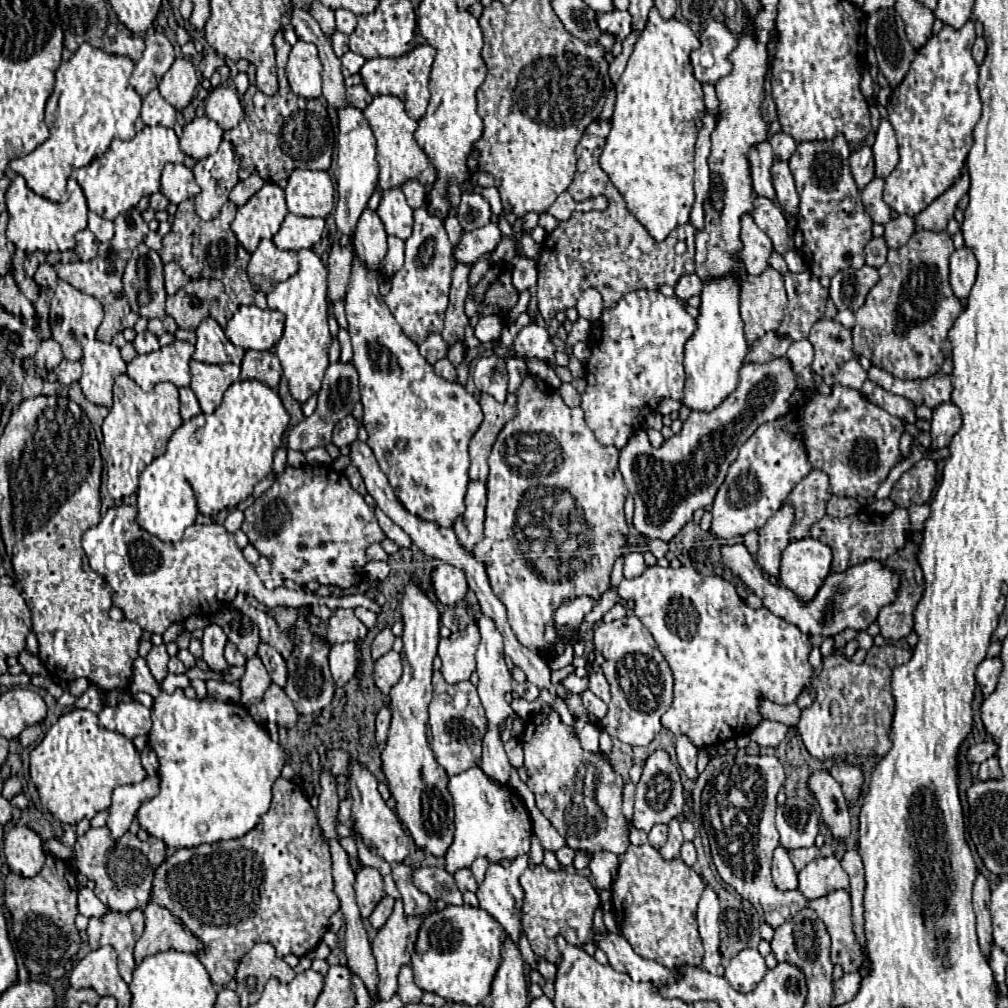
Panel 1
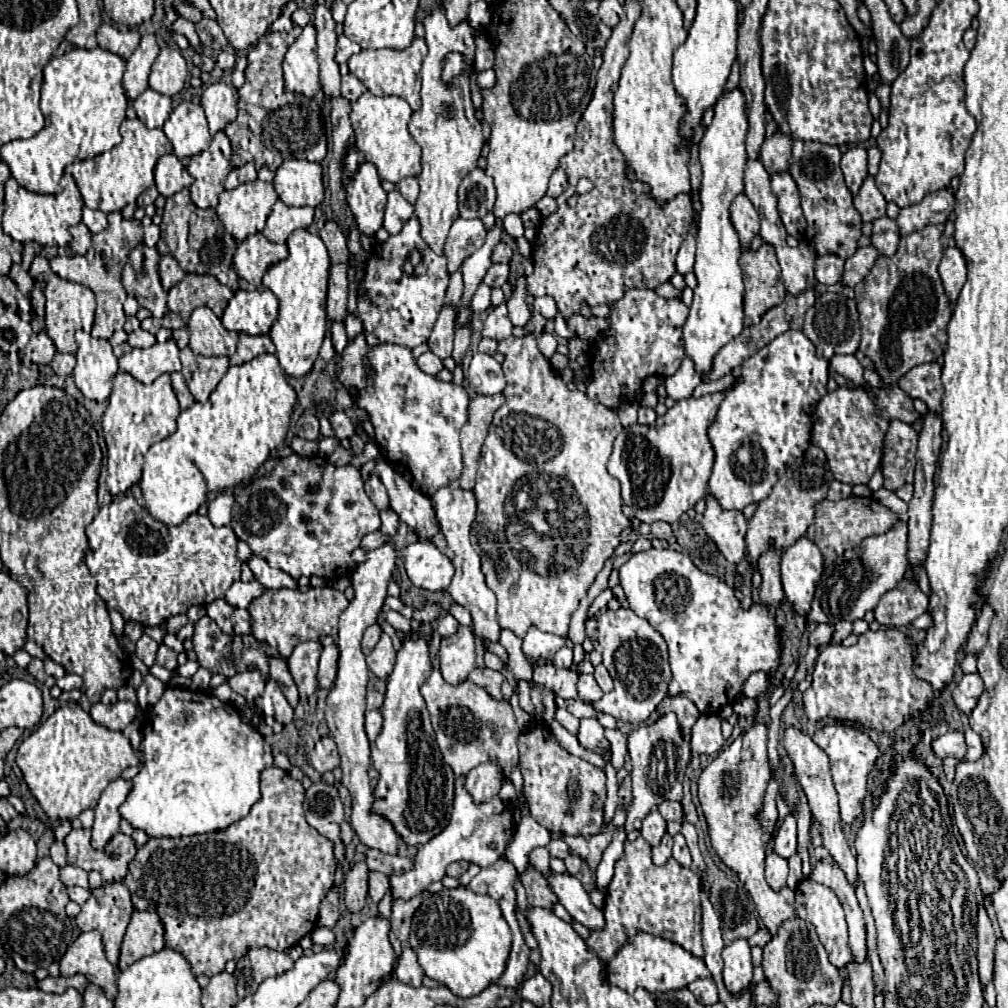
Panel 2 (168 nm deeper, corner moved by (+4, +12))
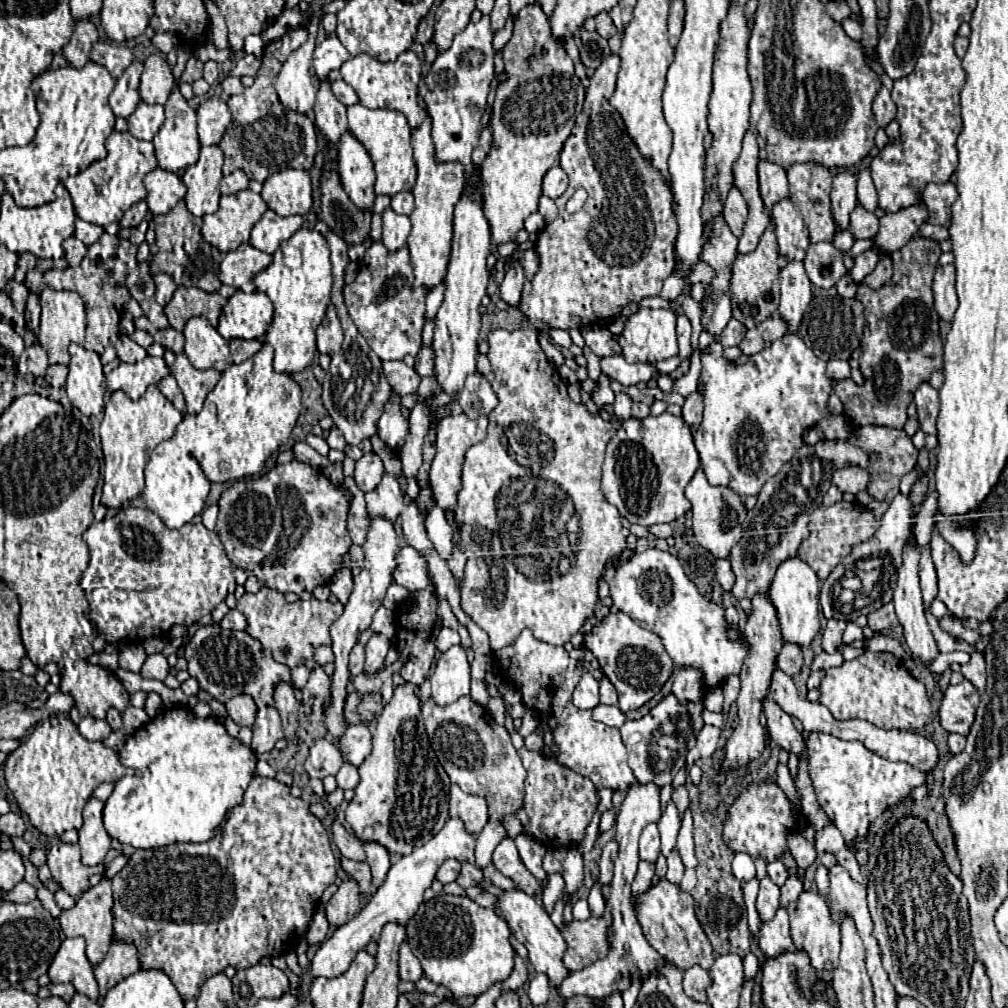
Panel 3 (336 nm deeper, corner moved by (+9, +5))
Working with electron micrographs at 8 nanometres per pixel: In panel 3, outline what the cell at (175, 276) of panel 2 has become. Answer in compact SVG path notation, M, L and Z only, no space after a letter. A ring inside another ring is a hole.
M163 272L157 274L157 276L153 276L153 280L155 280L155 286L157 286L155 298L157 298L157 302L159 302L161 306L165 306L165 304L171 300L177 284L173 282L173 278L171 278L169 274L163 274Z

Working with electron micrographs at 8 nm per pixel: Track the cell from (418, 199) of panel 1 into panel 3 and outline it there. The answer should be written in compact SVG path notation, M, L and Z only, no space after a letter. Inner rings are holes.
M399 192L399 194L391 196L391 208L397 214L409 216L413 212L413 194L411 192Z

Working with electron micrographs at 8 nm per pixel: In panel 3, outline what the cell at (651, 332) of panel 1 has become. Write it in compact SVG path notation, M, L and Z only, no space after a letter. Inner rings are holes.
M639 308L633 316L629 316L625 320L623 332L617 336L617 342L621 346L623 358L629 364L635 364L635 362L649 362L649 364L653 364L653 362L677 356L679 348L677 348L675 322L677 322L677 314L671 308L667 308L667 310L665 308L659 308L659 310Z

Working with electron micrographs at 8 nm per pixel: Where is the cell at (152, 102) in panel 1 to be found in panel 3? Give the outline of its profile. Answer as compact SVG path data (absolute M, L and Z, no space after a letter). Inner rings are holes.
M139 102L135 112L127 118L129 132L141 140L153 140L153 136L159 132L159 128L165 122L163 106L161 104L147 104Z

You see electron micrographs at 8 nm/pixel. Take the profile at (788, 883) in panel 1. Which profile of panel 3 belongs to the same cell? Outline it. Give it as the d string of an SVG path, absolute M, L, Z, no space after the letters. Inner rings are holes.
M765 876L761 880L759 896L757 896L757 910L759 910L761 920L771 920L773 918L773 914L779 908L779 894L781 894L779 886L769 876Z

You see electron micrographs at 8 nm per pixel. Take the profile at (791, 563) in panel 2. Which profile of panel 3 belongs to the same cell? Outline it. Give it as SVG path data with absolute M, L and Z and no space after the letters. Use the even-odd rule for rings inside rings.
M797 556L781 562L769 586L769 598L779 616L783 640L795 642L799 646L809 646L819 632L819 580L811 566Z

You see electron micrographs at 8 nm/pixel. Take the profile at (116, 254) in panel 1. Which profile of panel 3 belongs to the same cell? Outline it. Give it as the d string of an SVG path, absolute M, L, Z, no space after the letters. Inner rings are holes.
M103 232L101 238L89 246L87 254L77 267L65 270L47 270L45 282L53 290L75 290L83 296L86 308L86 336L83 346L101 354L111 344L111 332L117 330L121 320L123 304L131 298L125 288L125 276L137 264L137 246L129 242L129 238L121 238L119 234Z

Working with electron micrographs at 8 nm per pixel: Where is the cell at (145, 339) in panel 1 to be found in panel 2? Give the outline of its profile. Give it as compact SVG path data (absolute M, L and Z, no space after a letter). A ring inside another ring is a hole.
M138 329L128 335L128 343L130 343L130 347L150 347L156 343L156 337L144 329Z

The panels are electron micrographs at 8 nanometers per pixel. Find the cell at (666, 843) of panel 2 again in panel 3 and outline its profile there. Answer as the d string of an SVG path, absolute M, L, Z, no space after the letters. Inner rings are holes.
M641 860L639 862L639 870L637 870L637 876L631 884L631 890L633 890L633 898L641 892L645 892L649 886L651 886L651 880L653 880L653 874L655 874L655 862L645 862Z

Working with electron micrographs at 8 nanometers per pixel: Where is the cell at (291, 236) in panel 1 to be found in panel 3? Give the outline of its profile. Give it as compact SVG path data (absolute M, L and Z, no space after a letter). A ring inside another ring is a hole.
M267 210L261 220L251 230L249 244L257 250L273 254L281 242L289 240L303 224L301 216L277 216L273 210Z

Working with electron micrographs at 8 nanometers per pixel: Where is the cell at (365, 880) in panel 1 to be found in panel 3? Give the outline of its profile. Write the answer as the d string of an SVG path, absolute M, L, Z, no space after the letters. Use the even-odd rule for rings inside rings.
M349 878L341 882L339 890L327 902L327 920L331 926L343 926L353 914L359 914L359 910L359 888L357 882Z

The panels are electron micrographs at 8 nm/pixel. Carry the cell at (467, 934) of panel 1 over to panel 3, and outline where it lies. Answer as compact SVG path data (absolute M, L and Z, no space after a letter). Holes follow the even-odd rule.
M439 894L423 902L407 922L407 942L419 958L425 978L445 986L455 1000L483 994L513 970L515 952L509 944L507 922L495 910L487 910L467 896Z

